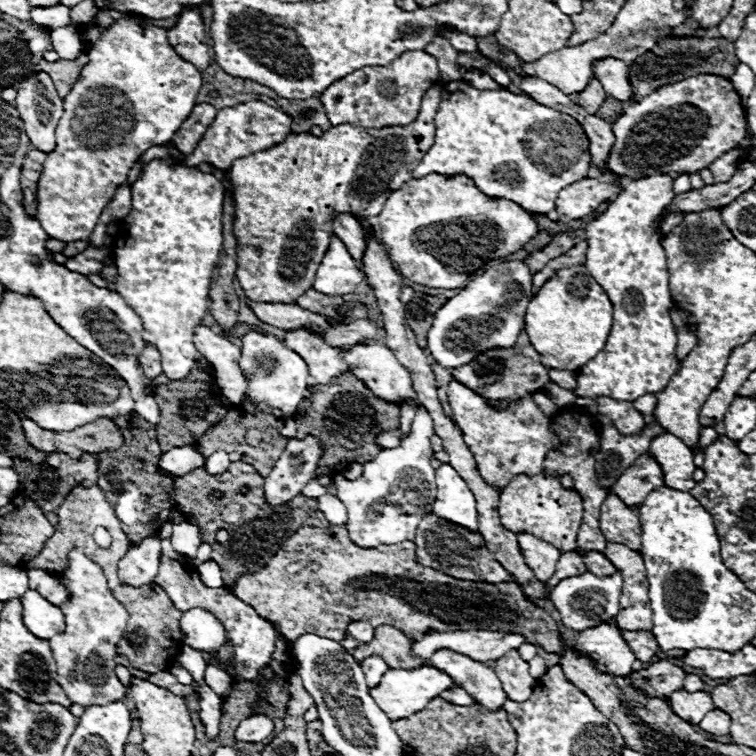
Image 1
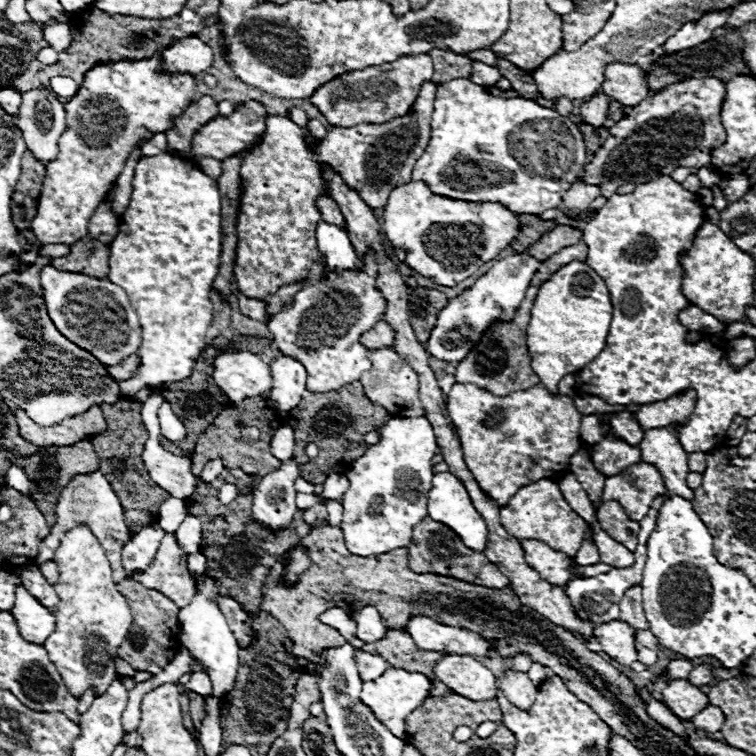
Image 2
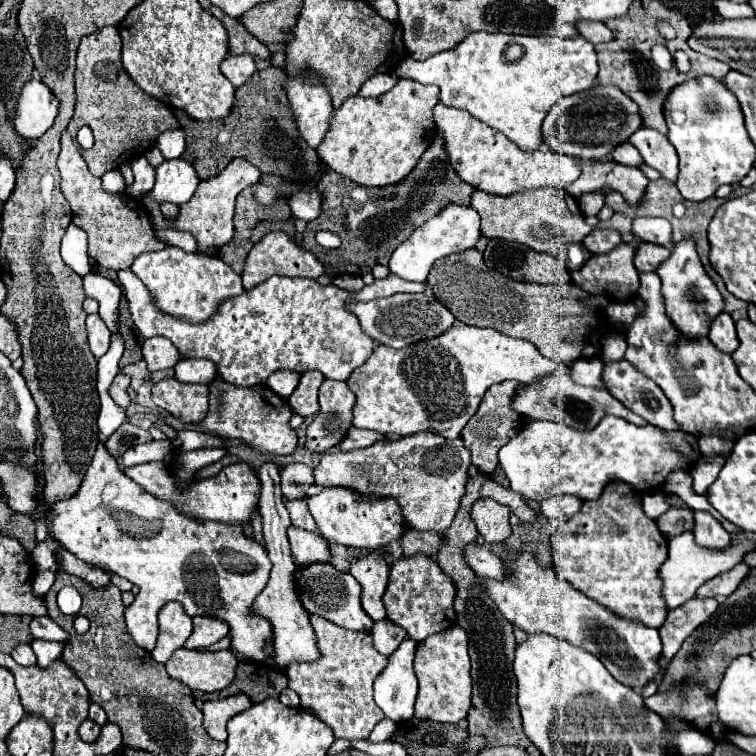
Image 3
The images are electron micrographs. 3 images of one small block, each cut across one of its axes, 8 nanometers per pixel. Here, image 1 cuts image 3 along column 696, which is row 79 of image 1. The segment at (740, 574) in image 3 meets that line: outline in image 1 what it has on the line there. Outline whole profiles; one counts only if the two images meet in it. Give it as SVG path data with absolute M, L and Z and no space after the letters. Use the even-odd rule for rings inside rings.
M592 78L588 82L588 86L582 92L578 92L578 104L586 106L586 110L590 110L590 112L596 112L600 108L600 104L606 100L606 96L608 94L604 92L602 84L596 78Z

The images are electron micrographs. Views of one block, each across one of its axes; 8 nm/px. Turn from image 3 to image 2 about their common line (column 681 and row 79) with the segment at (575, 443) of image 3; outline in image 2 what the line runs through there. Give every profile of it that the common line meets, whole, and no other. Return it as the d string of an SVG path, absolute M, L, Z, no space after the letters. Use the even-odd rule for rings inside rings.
M454 78L450 82L444 82L444 84L436 86L434 114L432 114L432 124L430 126L432 126L432 138L430 138L430 144L424 150L422 158L418 158L418 162L416 162L414 170L412 170L412 182L416 182L416 180L426 182L426 186L430 186L430 190L434 190L434 194L442 194L442 196L458 198L458 200L468 200L468 202L472 202L472 200L474 202L498 202L498 204L504 204L514 214L542 214L542 212L546 212L550 208L556 208L556 206L550 206L550 182L570 182L570 178L550 178L550 174L530 174L530 168L548 168L548 164L544 164L544 140L562 140L562 142L566 142L566 146L570 146L570 166L566 166L566 170L574 170L576 180L580 178L578 170L584 170L582 158L574 158L574 154L578 154L578 150L582 150L582 146L586 146L584 136L582 136L580 128L568 116L560 116L556 110L544 108L544 106L536 104L534 100L526 100L526 98L520 98L520 96L518 98L492 96L484 86L478 86L468 78Z

